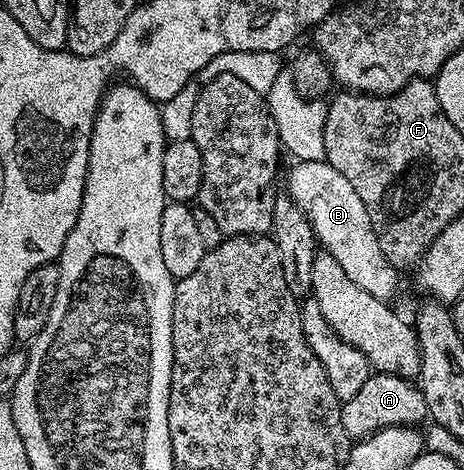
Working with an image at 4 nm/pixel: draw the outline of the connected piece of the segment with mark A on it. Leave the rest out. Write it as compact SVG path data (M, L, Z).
M375 372L353 394L353 398L342 401L341 426L345 426L345 434L352 441L358 442L375 432L385 430L389 426L419 426L428 419L425 394L414 379L406 380L397 374Z

